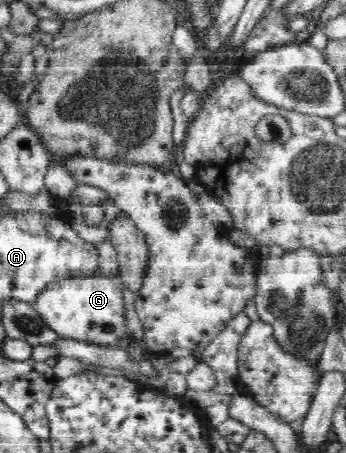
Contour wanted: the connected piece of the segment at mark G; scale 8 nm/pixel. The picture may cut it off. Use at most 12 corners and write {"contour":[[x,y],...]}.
{"contour":[[120,276],[53,281],[33,309],[61,338],[117,347]]}

